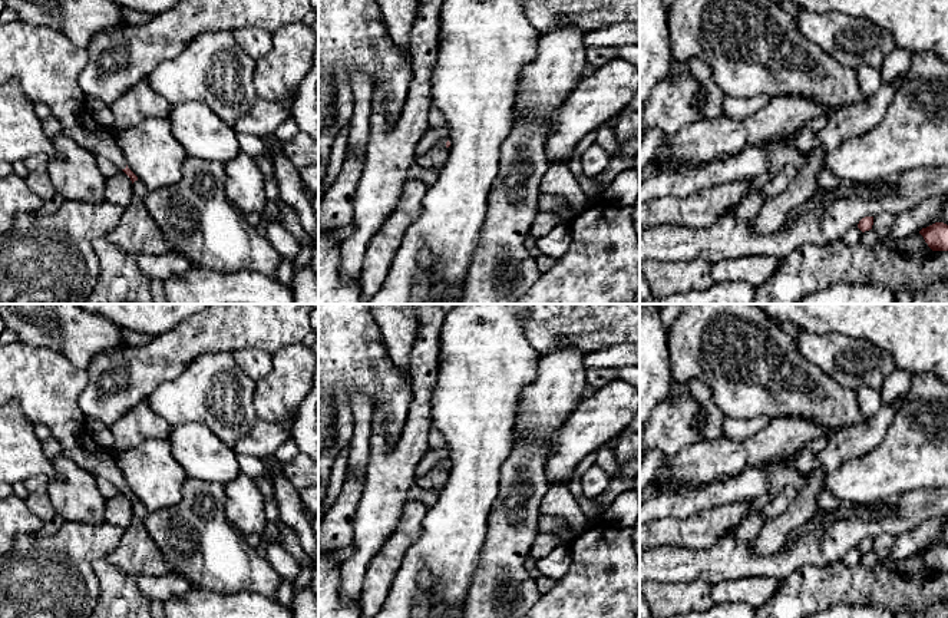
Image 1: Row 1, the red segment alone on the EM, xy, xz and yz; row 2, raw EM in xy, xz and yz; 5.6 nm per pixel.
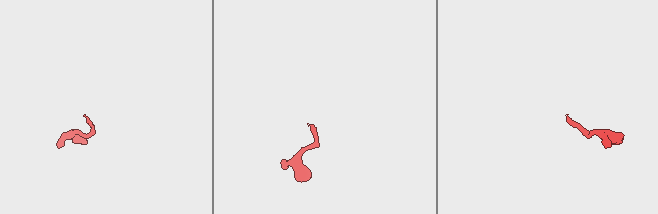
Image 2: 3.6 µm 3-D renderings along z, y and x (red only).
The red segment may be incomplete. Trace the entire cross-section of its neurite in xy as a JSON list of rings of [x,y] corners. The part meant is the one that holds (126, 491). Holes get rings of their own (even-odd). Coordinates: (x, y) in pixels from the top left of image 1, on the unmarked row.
[[[20,341],[0,346],[0,404],[16,400],[33,424],[46,426],[52,436],[59,440],[63,456],[93,476],[110,482],[133,505],[138,502],[138,498],[126,486],[125,477],[116,463],[116,453],[98,446],[86,430],[86,417],[79,409],[77,399],[87,381],[89,374],[86,369],[72,364],[57,351]]]

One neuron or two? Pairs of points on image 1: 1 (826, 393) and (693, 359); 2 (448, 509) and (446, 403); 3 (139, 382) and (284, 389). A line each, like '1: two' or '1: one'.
1: one
2: one
3: two

